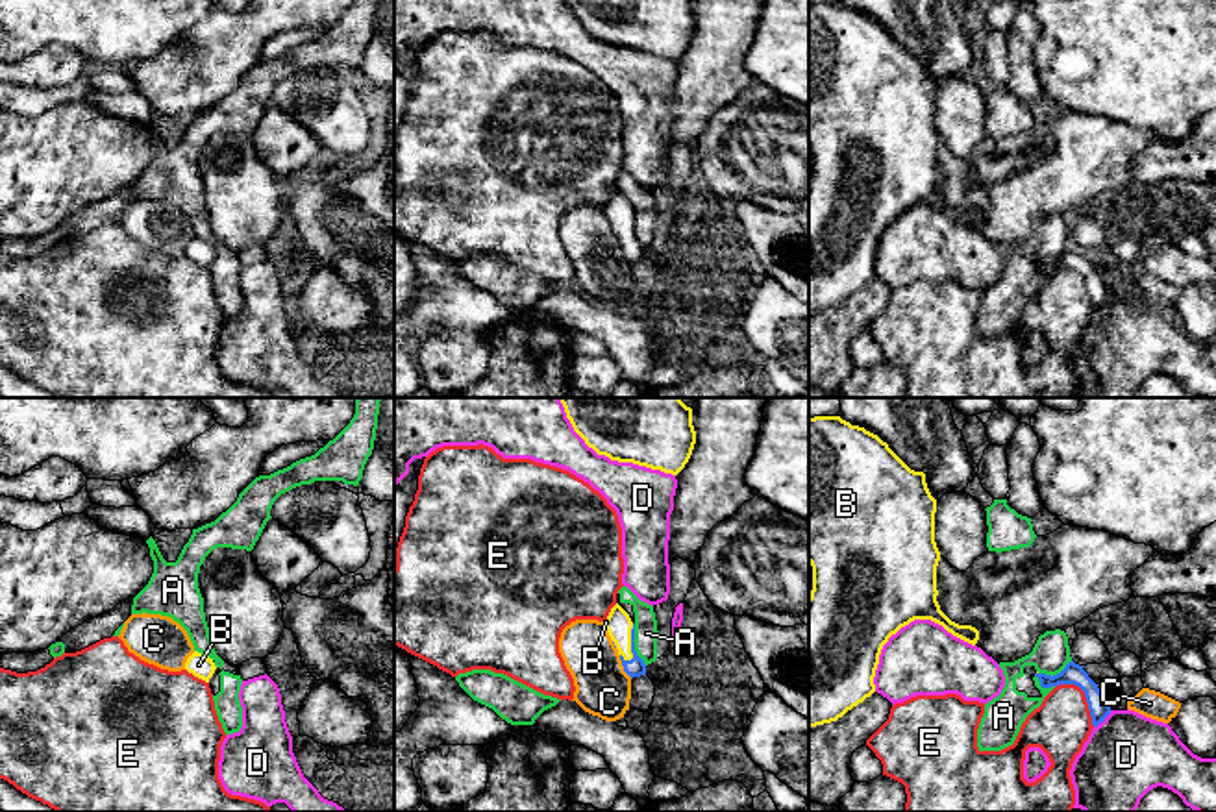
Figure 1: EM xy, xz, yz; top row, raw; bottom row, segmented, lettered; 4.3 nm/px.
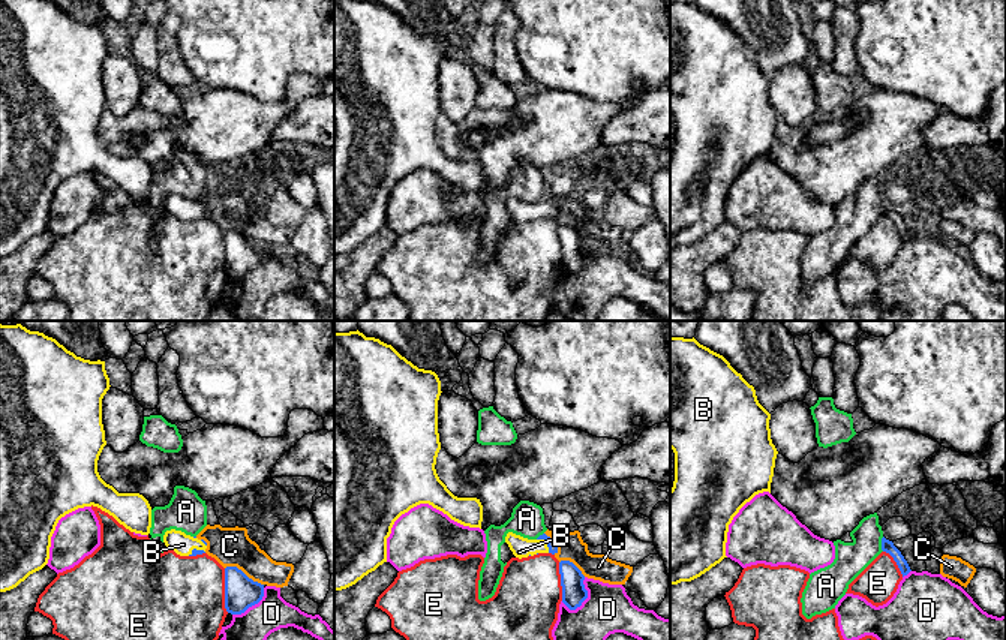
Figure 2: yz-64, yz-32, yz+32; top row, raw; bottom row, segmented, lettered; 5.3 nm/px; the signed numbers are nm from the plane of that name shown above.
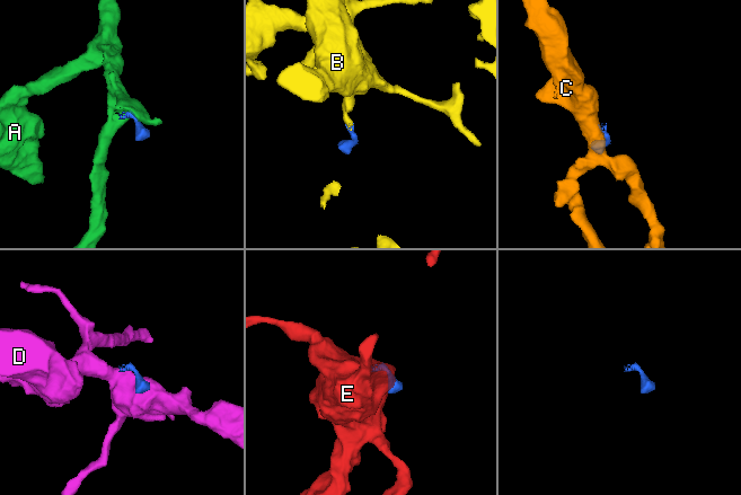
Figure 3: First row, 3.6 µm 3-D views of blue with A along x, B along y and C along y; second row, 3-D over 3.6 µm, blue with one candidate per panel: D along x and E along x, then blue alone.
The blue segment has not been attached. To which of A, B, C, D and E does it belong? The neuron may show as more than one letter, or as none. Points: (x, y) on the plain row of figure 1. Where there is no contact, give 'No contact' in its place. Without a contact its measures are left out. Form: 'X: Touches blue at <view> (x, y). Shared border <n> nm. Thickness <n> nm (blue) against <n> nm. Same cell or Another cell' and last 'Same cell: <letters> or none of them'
A: Touches blue at yz (1050, 261). Shared border 190 nm. Thickness 90 nm (blue) against 160 nm. Another cell
B: Touches blue at xz (632, 230). Shared border 170 nm. Thickness 80 nm (blue) against 120 nm. Same cell
C: Touches blue at xz (624, 252). Shared border 120 nm. Thickness 80 nm (blue) against 240 nm. Another cell
D: Touches blue at yz (1102, 306). Shared border 110 nm. Thickness 90 nm (blue) against 360 nm. Another cell
E: Touches blue at yz (1085, 282). Shared border 260 nm. Thickness 90 nm (blue) against 260 nm. Another cell
Same cell: B

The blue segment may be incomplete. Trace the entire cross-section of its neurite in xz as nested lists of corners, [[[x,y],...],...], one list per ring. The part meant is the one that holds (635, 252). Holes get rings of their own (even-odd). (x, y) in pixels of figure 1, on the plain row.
[[[616,189],[603,209],[618,235],[624,257],[631,265],[646,261],[646,250],[635,237],[635,209],[629,200]]]

